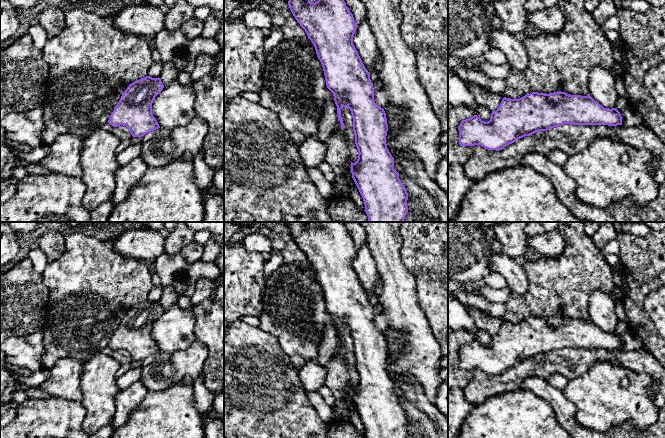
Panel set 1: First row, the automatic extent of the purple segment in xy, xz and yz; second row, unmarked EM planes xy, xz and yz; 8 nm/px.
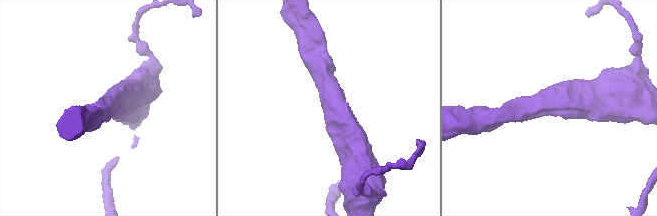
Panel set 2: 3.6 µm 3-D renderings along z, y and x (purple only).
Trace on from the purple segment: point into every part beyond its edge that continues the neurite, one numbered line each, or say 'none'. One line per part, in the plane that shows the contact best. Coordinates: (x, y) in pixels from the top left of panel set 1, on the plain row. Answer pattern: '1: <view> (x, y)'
none

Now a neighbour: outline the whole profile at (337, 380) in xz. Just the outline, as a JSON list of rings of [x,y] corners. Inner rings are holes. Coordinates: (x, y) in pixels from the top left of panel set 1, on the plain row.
[[[343,331],[341,340],[344,351],[341,351],[338,344],[333,359],[325,366],[325,386],[331,390],[335,397],[335,404],[332,406],[334,419],[350,421],[351,412],[347,402],[352,402],[351,388],[357,385],[359,377],[355,368],[353,342],[350,333]]]

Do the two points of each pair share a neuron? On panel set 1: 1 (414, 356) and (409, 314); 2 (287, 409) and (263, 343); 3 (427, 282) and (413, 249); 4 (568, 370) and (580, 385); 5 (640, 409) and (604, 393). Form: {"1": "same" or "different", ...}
{"1": "same", "2": "same", "3": "same", "4": "different", "5": "same"}

